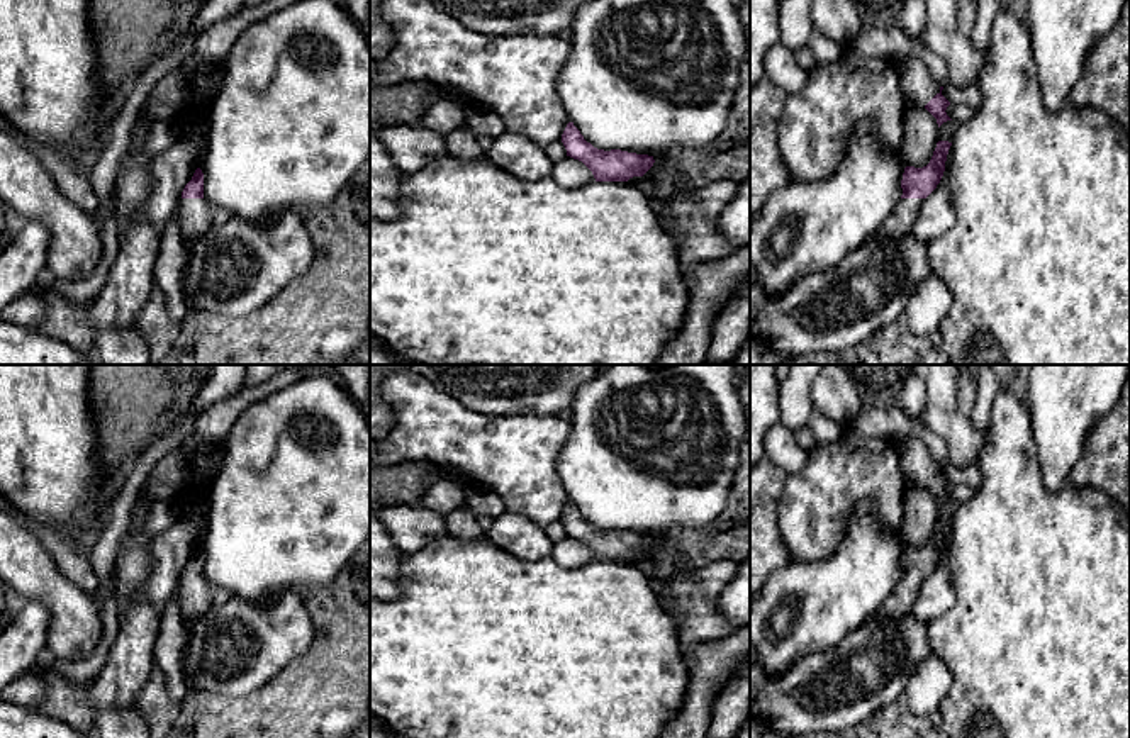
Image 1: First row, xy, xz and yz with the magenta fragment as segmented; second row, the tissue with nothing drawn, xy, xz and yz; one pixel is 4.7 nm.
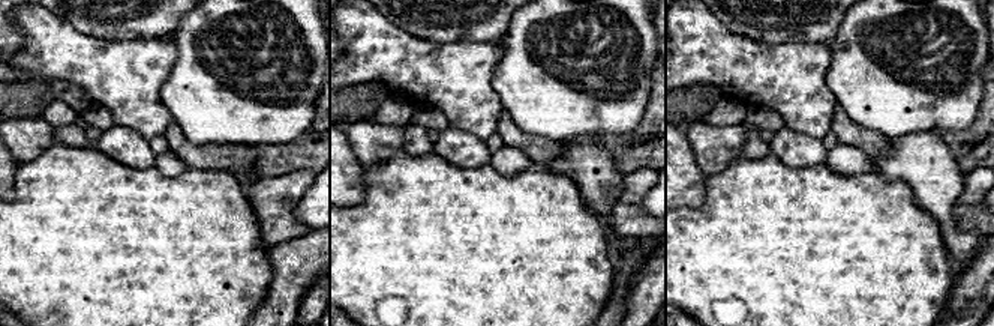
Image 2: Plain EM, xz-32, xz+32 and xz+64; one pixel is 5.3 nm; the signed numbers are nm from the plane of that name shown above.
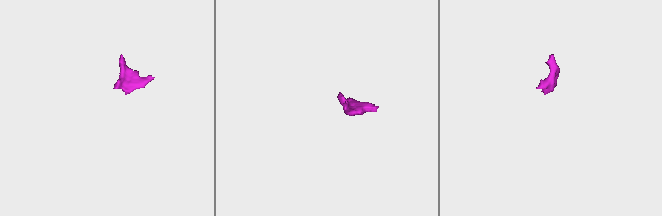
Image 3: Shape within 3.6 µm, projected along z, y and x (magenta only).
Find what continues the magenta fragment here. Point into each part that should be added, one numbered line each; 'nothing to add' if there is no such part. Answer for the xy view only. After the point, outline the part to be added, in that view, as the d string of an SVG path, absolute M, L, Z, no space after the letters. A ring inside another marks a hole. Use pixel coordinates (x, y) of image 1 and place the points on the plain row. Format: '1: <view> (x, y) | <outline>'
1: xy (197, 596) | M180 579L178 601L182 619L192 624L231 599L231 594L207 582L205 579Z

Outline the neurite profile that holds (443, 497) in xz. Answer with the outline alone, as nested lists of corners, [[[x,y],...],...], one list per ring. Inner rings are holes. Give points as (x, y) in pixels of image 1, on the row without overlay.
[[[438,480],[421,499],[421,506],[439,514],[448,514],[465,507],[467,494],[450,480]]]

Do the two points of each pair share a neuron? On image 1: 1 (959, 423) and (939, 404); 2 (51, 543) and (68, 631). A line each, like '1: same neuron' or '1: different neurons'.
1: same neuron
2: different neurons

